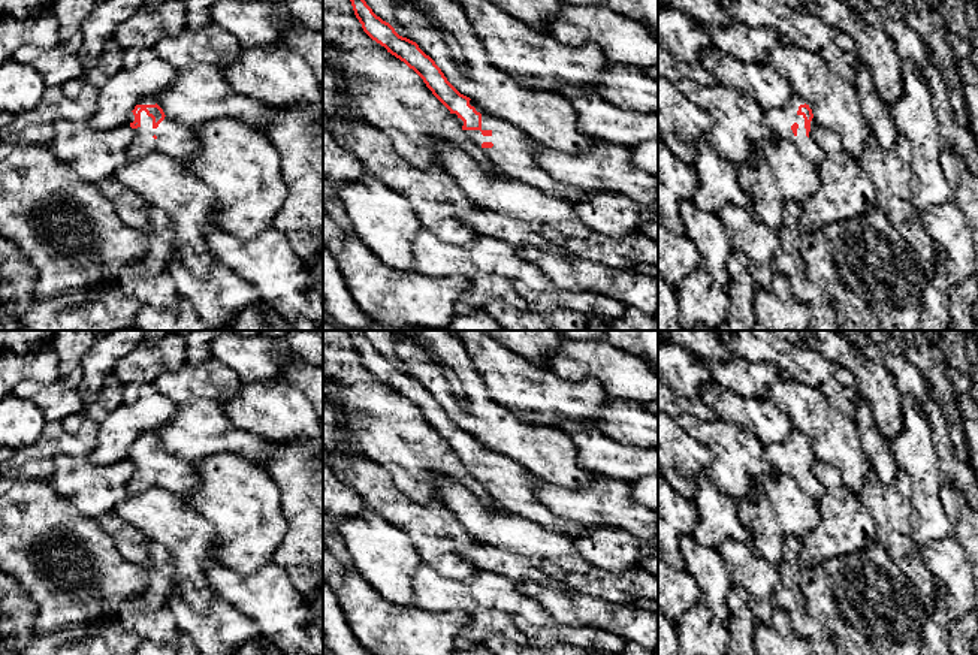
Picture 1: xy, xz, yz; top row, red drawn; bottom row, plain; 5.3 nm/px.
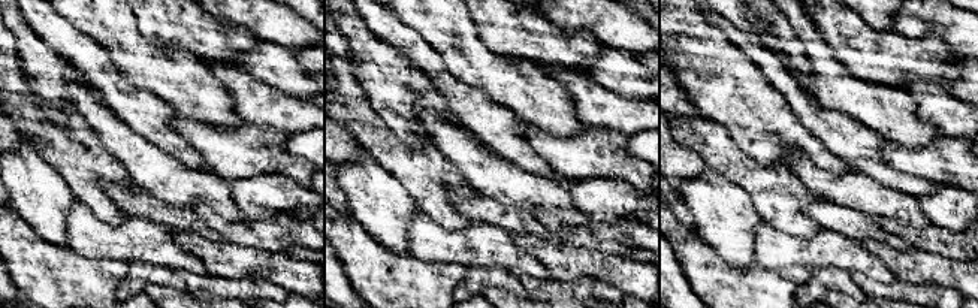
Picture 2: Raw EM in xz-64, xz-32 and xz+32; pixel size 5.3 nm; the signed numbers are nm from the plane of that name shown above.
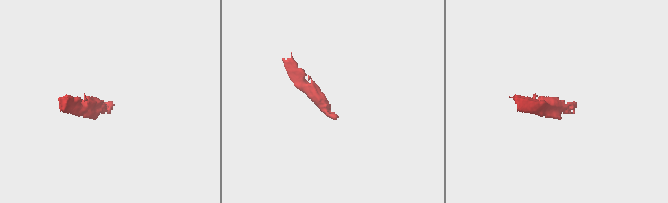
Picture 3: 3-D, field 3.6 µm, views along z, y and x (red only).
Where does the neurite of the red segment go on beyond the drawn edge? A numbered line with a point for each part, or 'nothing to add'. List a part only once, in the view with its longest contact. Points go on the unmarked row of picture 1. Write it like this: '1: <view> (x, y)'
1: xz (513, 486)

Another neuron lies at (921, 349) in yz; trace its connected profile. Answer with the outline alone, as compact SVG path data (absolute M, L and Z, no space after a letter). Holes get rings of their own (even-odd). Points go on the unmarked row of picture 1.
M863 330L885 353L906 359L926 377L929 395L947 417L950 437L962 461L969 462L969 444L965 434L965 417L960 411L959 398L953 380L948 375L950 366L942 353L941 330Z

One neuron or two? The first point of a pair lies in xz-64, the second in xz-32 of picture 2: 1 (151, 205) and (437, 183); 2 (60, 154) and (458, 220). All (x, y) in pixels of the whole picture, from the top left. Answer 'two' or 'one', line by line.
1: two
2: one

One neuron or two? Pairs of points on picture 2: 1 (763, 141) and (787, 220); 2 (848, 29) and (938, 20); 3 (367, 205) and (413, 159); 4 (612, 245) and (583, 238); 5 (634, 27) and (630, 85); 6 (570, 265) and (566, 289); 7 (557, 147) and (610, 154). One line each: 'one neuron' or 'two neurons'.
1: two neurons
2: two neurons
3: two neurons
4: one neuron
5: two neurons
6: two neurons
7: one neuron

